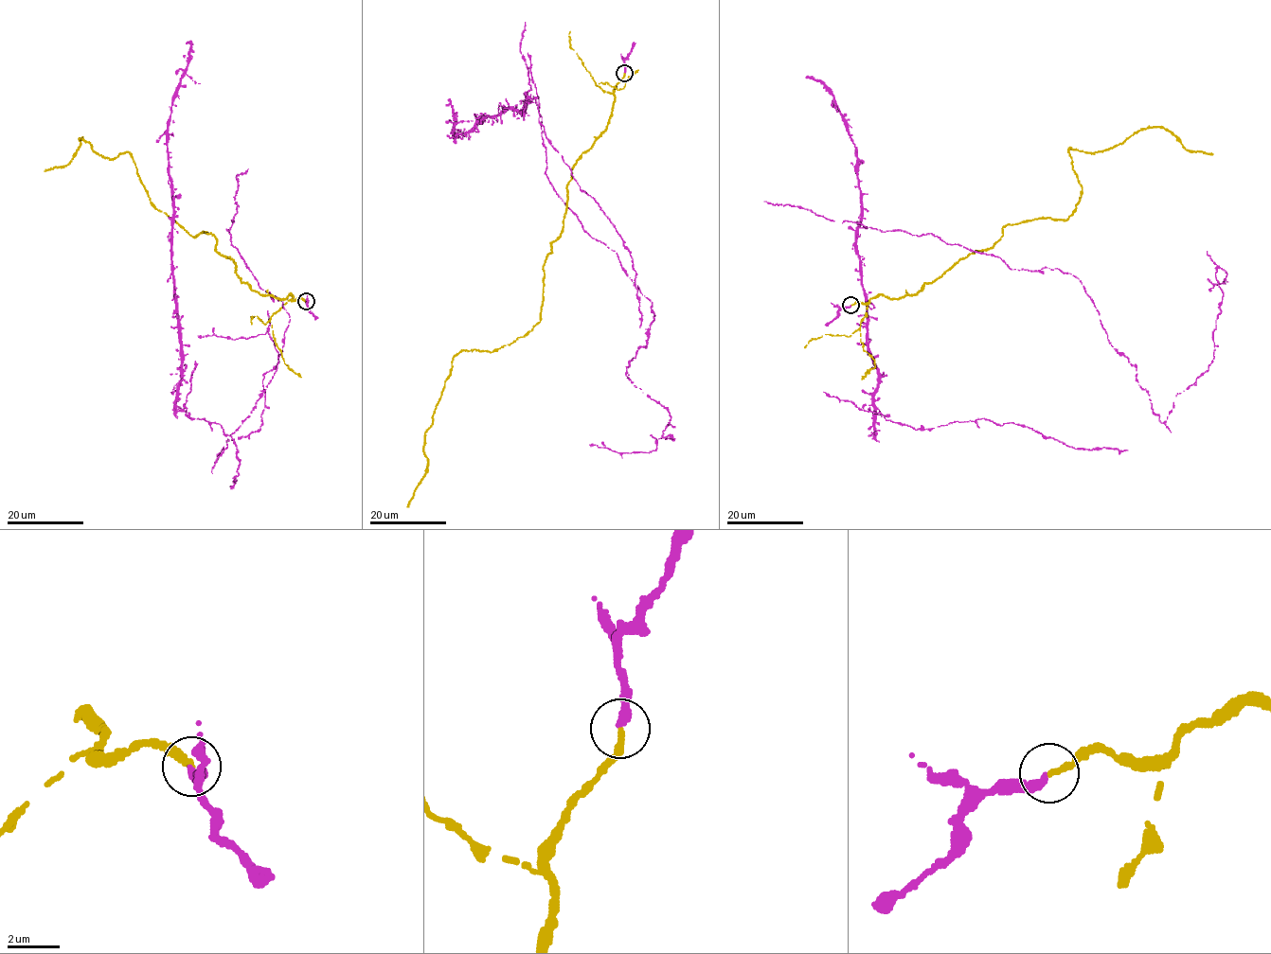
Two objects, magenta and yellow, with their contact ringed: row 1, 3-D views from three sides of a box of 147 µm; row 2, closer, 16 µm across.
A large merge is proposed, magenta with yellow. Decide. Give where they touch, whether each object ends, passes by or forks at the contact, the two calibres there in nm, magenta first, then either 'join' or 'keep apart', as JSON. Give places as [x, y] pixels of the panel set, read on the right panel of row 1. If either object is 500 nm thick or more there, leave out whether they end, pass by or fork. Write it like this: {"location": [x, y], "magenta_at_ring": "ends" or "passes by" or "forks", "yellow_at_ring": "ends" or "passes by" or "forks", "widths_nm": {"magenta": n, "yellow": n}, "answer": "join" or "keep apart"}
{"location": [850, 305], "magenta_at_ring": "ends", "yellow_at_ring": "ends", "widths_nm": {"magenta": 320, "yellow": 260}, "answer": "join"}

